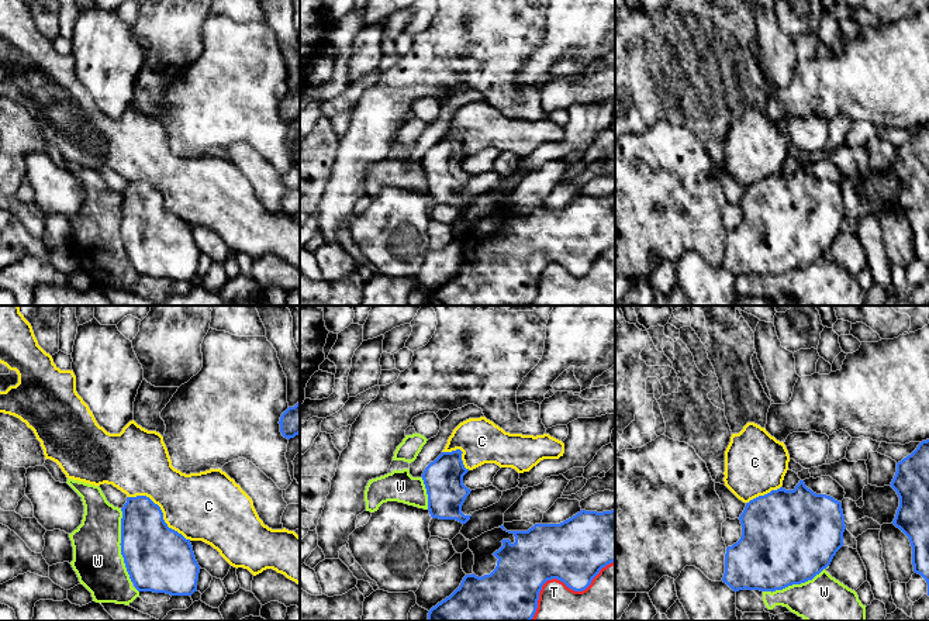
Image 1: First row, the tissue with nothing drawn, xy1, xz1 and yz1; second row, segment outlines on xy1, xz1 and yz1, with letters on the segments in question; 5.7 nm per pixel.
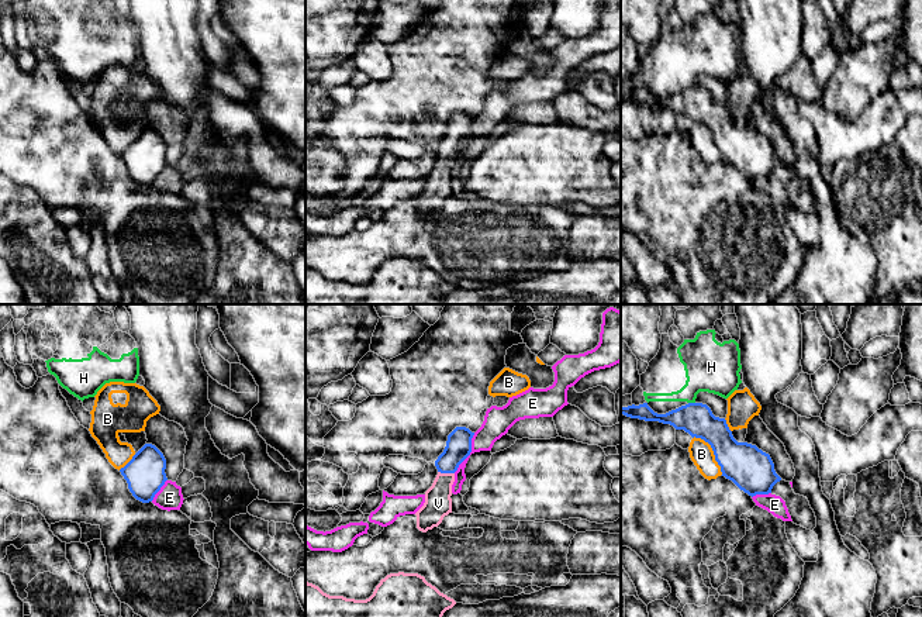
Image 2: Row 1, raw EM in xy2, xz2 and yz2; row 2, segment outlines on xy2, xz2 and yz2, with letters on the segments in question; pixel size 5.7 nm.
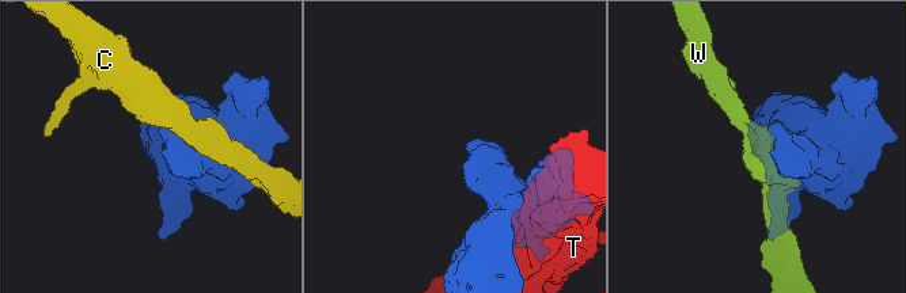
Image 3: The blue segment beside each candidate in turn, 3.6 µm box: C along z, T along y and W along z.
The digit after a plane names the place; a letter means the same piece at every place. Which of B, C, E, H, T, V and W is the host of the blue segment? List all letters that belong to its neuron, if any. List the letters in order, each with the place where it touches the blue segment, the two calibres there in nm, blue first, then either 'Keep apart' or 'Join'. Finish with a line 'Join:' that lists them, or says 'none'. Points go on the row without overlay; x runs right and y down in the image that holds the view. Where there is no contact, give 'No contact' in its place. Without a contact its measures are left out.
B: Touches blue at yz2 (714, 137). Thickness 240 nm (blue) against 140 nm. Keep apart
C: Touches blue at xy1 (161, 196). Thickness 360 nm (blue) against 380 nm. Keep apart
E: Touches blue at xz2 (470, 135). Thickness 150 nm (blue) against 160 nm. Keep apart
H: Touches blue at yz2 (691, 88). Thickness 190 nm (blue) against 300 nm. Keep apart
T: Touches blue at xz1 (562, 265). Thickness 360 nm (blue) against 340 nm. Keep apart
V: Touches blue at xz2 (446, 157). Thickness 150 nm (blue) against 160 nm. Join
W: Touches blue at xy1 (120, 228). Thickness 380 nm (blue) against 280 nm. Keep apart
Join: V

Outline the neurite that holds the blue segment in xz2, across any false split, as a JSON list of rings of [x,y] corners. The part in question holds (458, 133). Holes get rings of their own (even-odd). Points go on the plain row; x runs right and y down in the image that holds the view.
[[[456,111],[446,125],[443,137],[435,145],[438,159],[432,170],[425,176],[425,187],[415,197],[417,213],[422,217],[438,211],[443,201],[452,197],[452,169],[459,149],[472,137],[472,117],[466,111]]]

